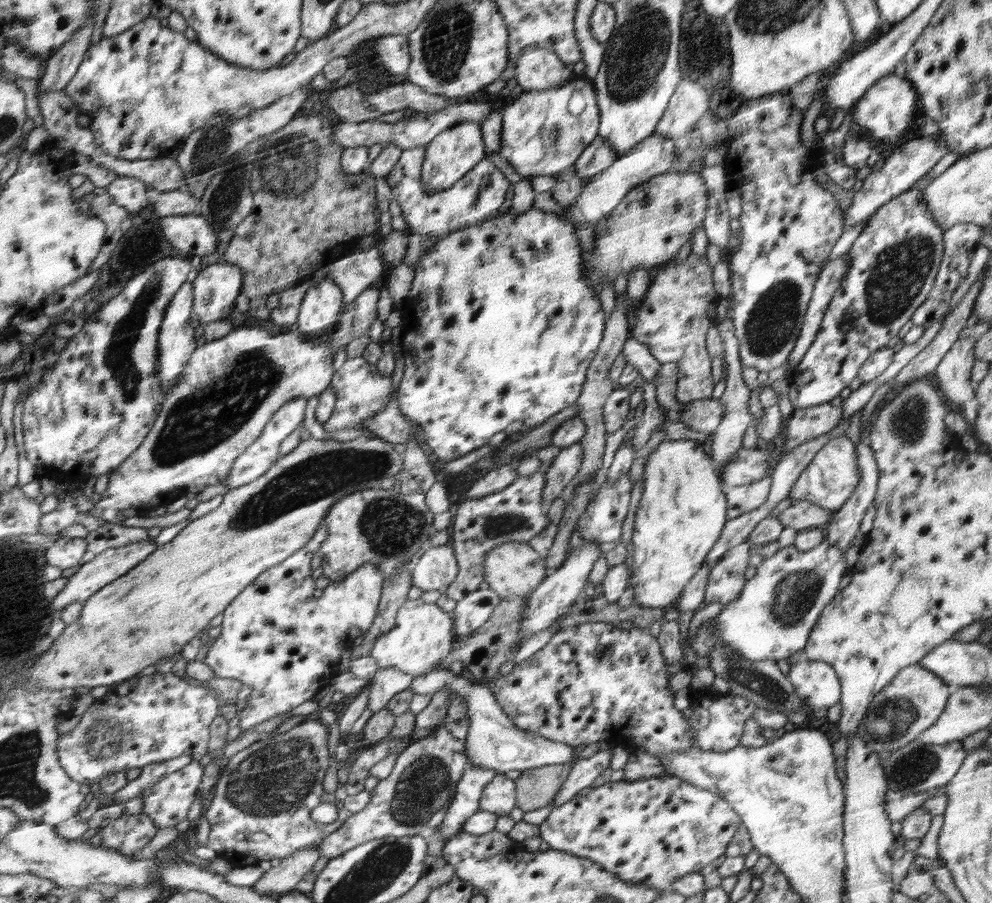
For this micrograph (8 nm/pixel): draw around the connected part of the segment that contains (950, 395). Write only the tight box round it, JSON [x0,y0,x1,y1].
[935,337,976,408]

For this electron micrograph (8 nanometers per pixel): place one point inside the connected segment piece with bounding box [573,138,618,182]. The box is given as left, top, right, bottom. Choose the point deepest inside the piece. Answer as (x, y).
(599, 155)

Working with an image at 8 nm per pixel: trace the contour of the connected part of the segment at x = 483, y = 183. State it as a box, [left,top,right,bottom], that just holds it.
[385,146,511,242]

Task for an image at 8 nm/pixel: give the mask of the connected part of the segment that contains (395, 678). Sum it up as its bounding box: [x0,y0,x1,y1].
[368,668,413,712]

